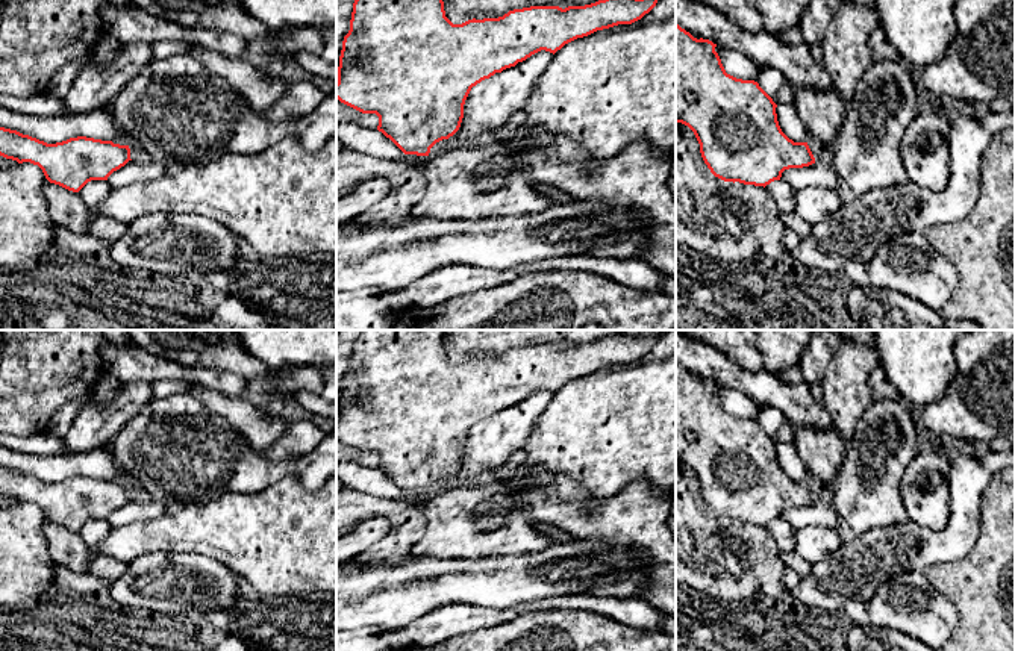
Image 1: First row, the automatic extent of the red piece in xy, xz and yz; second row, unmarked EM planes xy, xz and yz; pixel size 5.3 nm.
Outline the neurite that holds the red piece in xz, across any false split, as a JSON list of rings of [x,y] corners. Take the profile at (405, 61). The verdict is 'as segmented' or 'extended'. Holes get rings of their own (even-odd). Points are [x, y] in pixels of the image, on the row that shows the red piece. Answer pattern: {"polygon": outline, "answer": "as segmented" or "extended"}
{"polygon": [[[354,0],[353,12],[350,20],[350,30],[344,36],[342,50],[339,56],[338,67],[338,82],[336,82],[336,98],[362,112],[362,114],[376,114],[379,117],[377,130],[382,132],[386,138],[389,138],[404,154],[417,154],[417,156],[429,156],[430,148],[442,141],[453,136],[462,123],[464,118],[464,104],[473,86],[480,83],[485,79],[489,79],[495,73],[501,73],[506,68],[515,67],[518,62],[526,61],[532,55],[545,50],[550,53],[556,53],[565,44],[588,36],[597,30],[609,29],[618,24],[632,24],[641,20],[645,14],[648,14],[657,0],[598,0],[585,6],[568,6],[565,9],[559,6],[530,6],[523,9],[514,9],[498,18],[483,18],[483,20],[468,20],[462,24],[453,24],[444,11],[442,0]]], "answer": "as segmented"}

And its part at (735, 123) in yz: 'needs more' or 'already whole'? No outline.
already whole

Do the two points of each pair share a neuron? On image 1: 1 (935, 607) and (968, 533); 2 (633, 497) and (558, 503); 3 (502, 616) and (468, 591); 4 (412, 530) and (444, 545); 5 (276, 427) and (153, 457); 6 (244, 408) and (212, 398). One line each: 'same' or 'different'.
1: different
2: same
3: different
4: different
5: different
6: same

